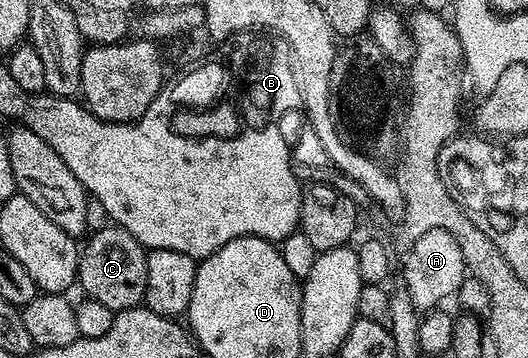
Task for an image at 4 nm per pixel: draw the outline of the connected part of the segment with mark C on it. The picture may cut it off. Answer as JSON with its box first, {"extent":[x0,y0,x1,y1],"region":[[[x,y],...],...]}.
{"extent":[77,227,148,313],"region":[[[110,227],[101,229],[87,245],[82,245],[77,284],[87,291],[84,293],[90,299],[105,302],[105,306],[116,313],[127,308],[138,308],[144,303],[148,249],[124,228]]]}

